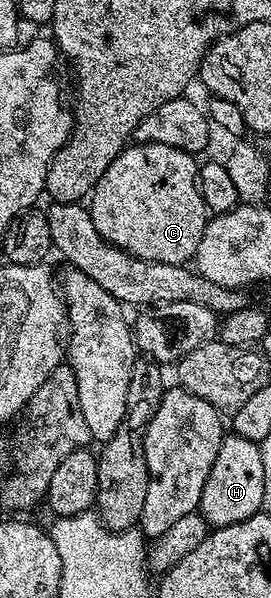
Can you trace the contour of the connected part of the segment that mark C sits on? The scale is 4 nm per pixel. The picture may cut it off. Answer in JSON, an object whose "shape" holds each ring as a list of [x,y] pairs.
{"shape":[[[161,143],[129,144],[103,172],[87,202],[99,236],[147,262],[176,266],[196,255],[207,211],[197,187],[198,163],[188,149]]]}

